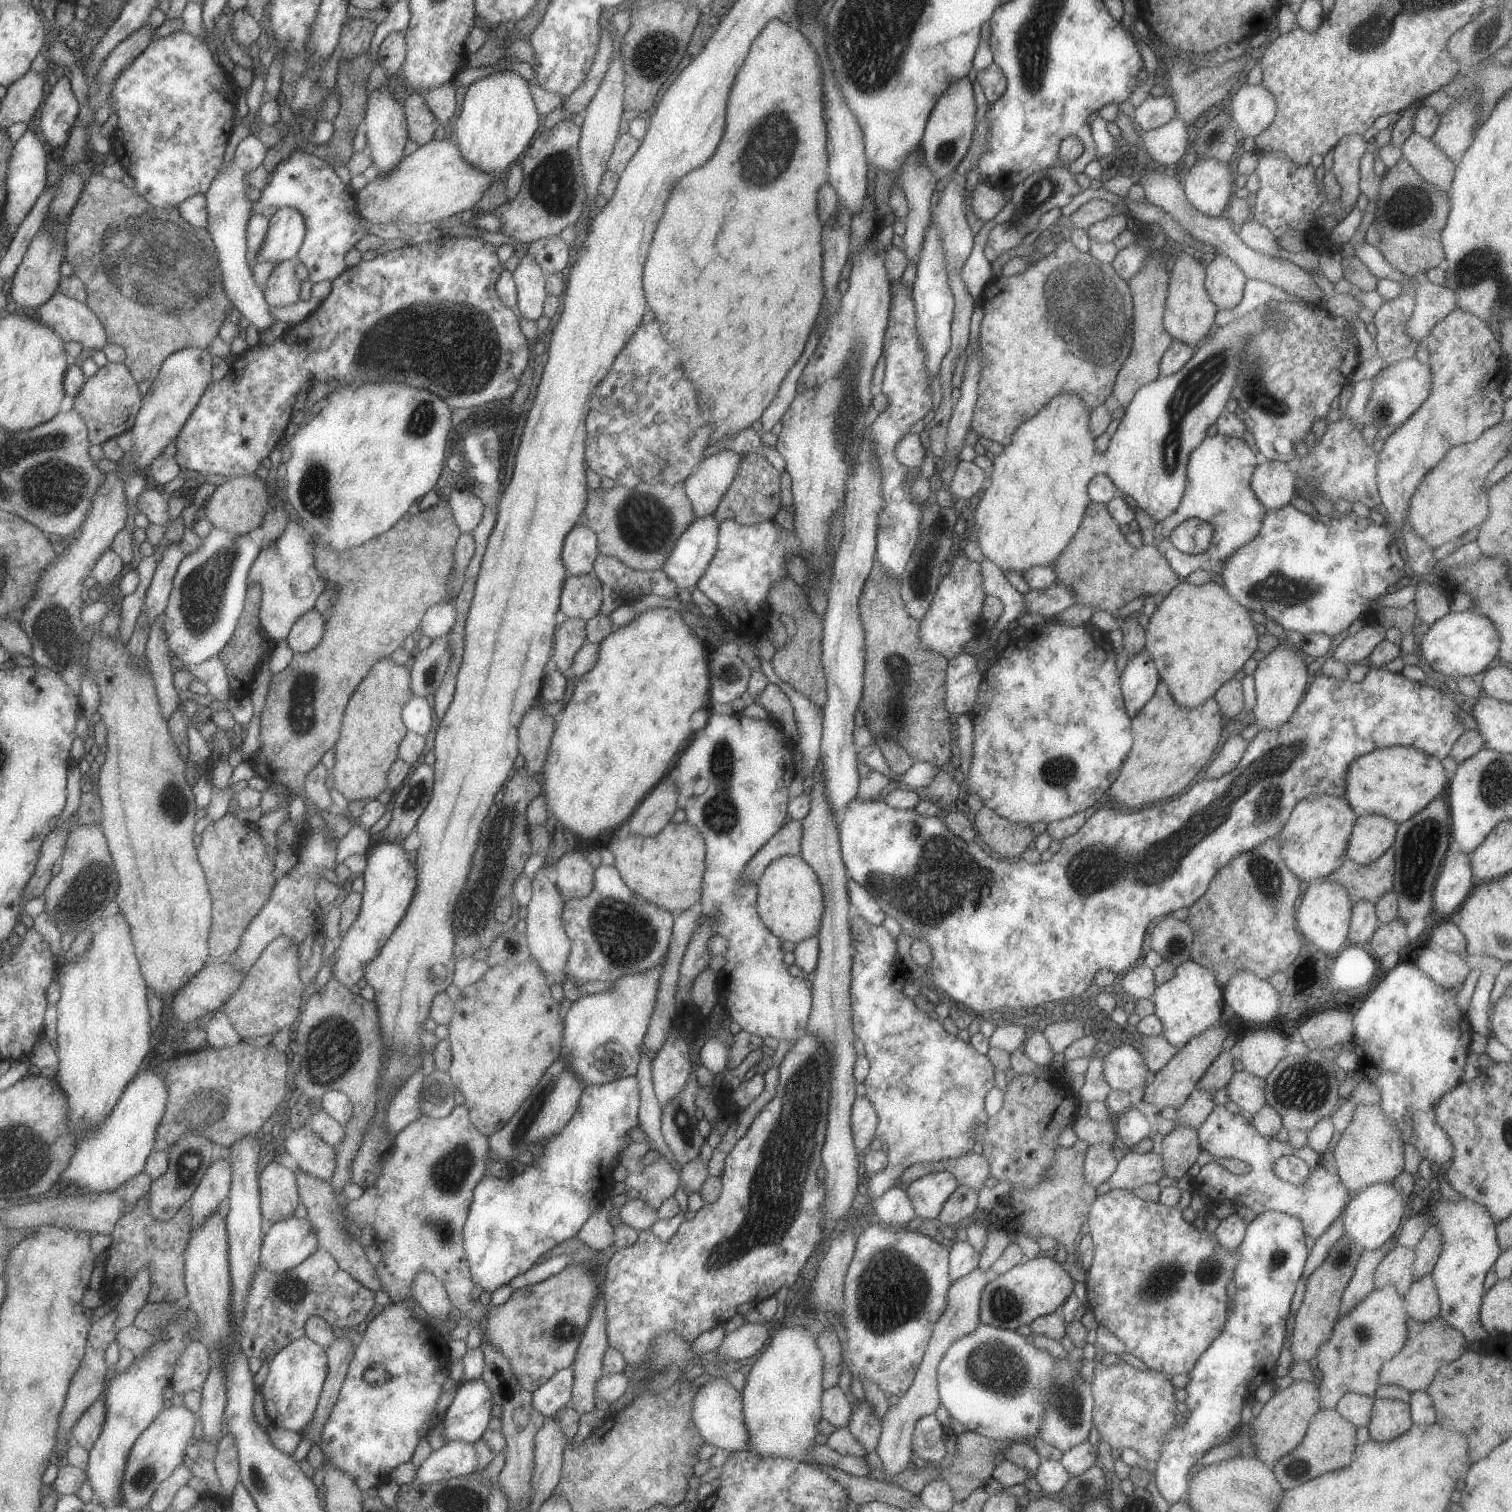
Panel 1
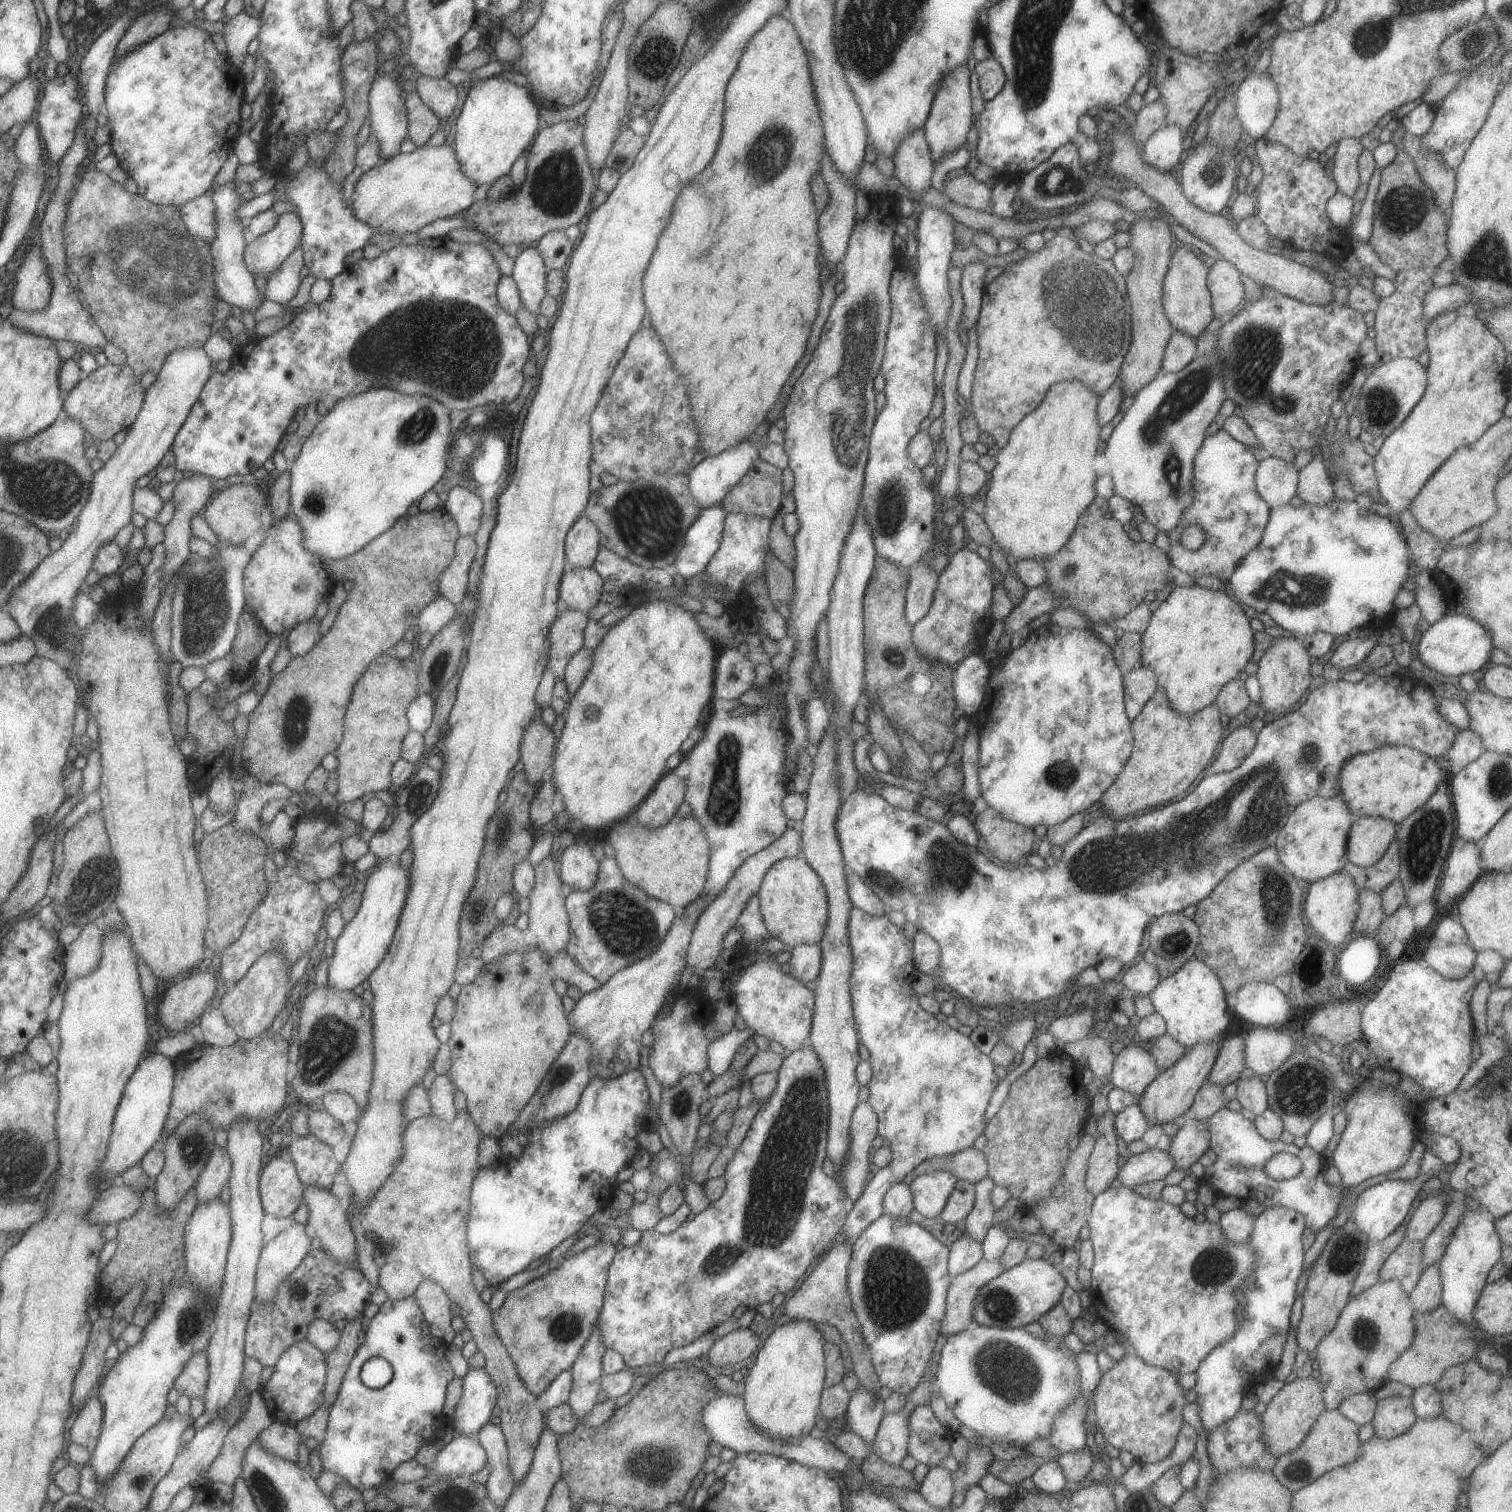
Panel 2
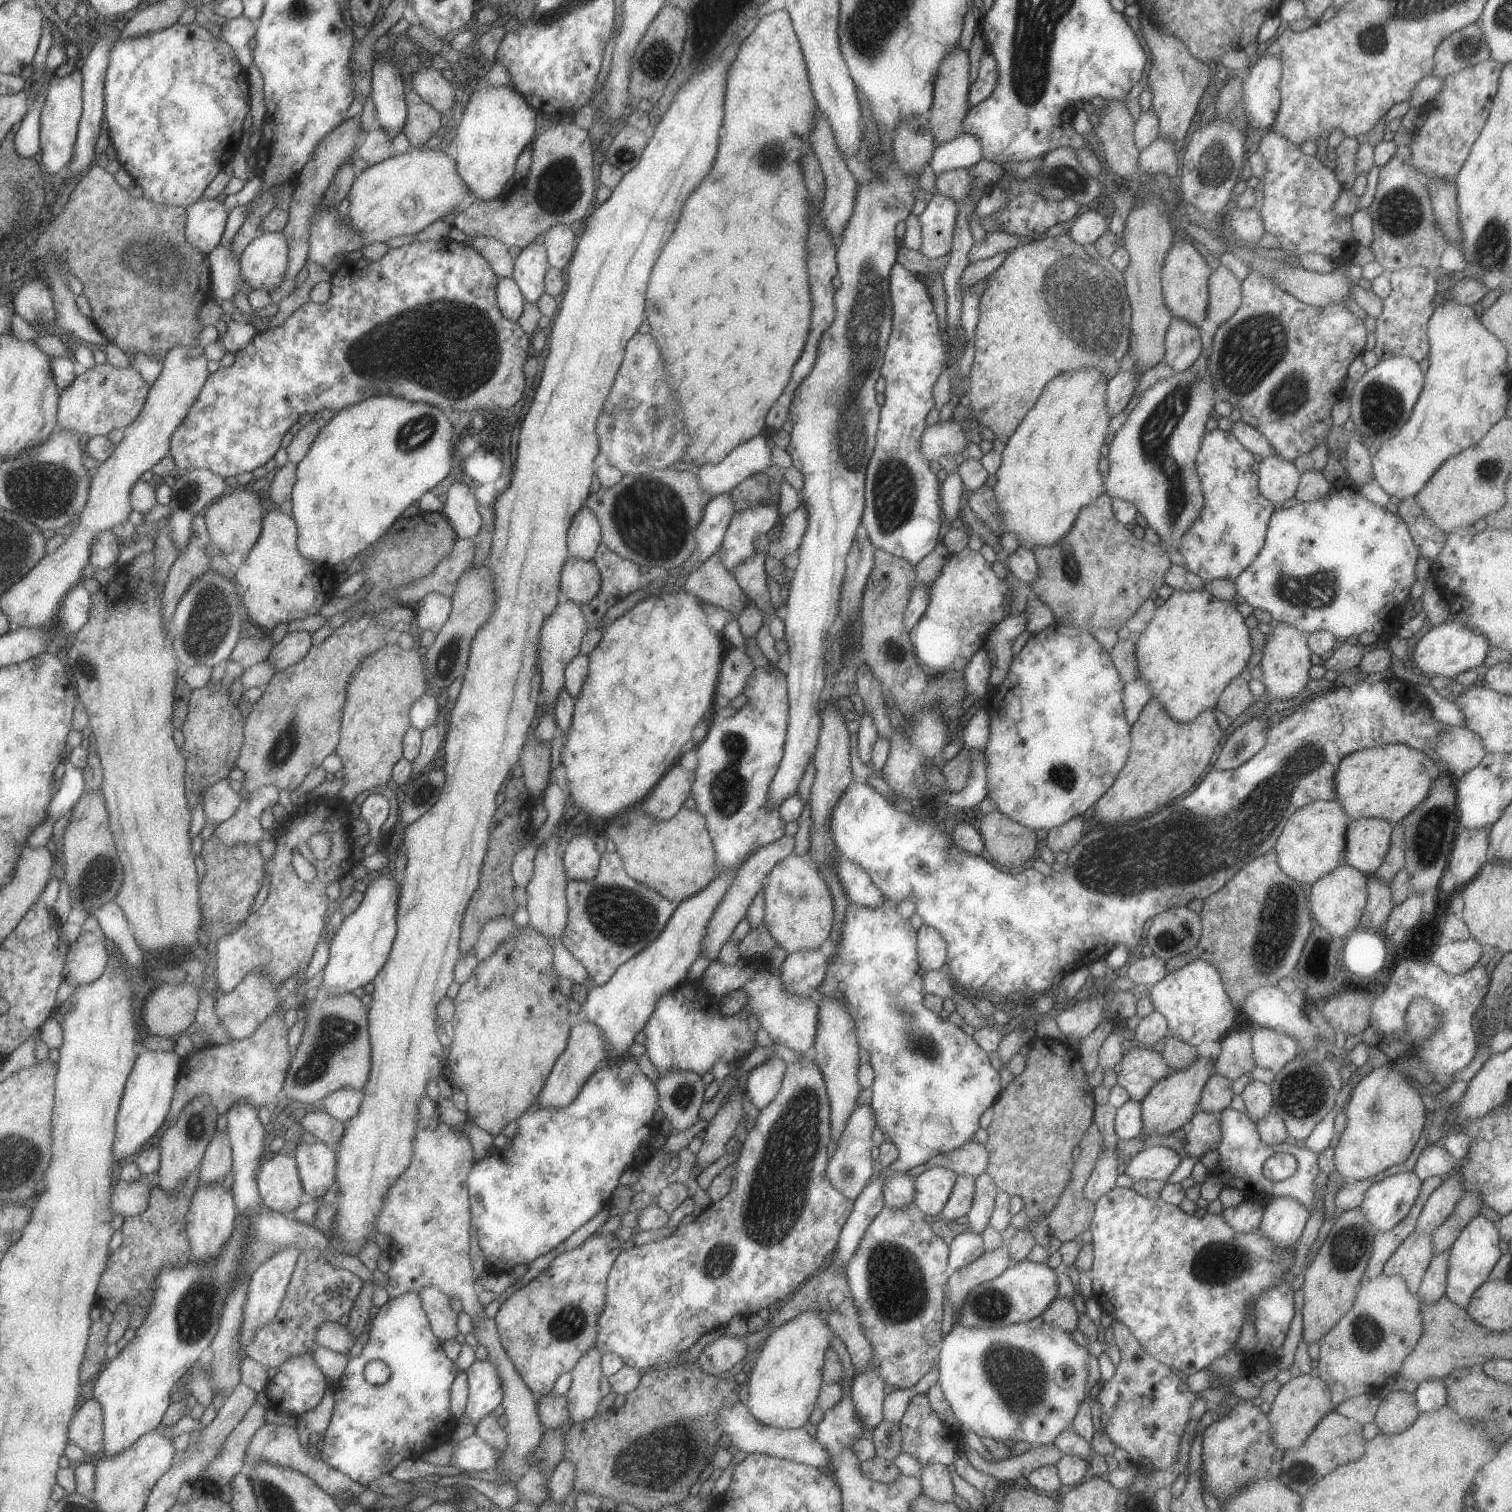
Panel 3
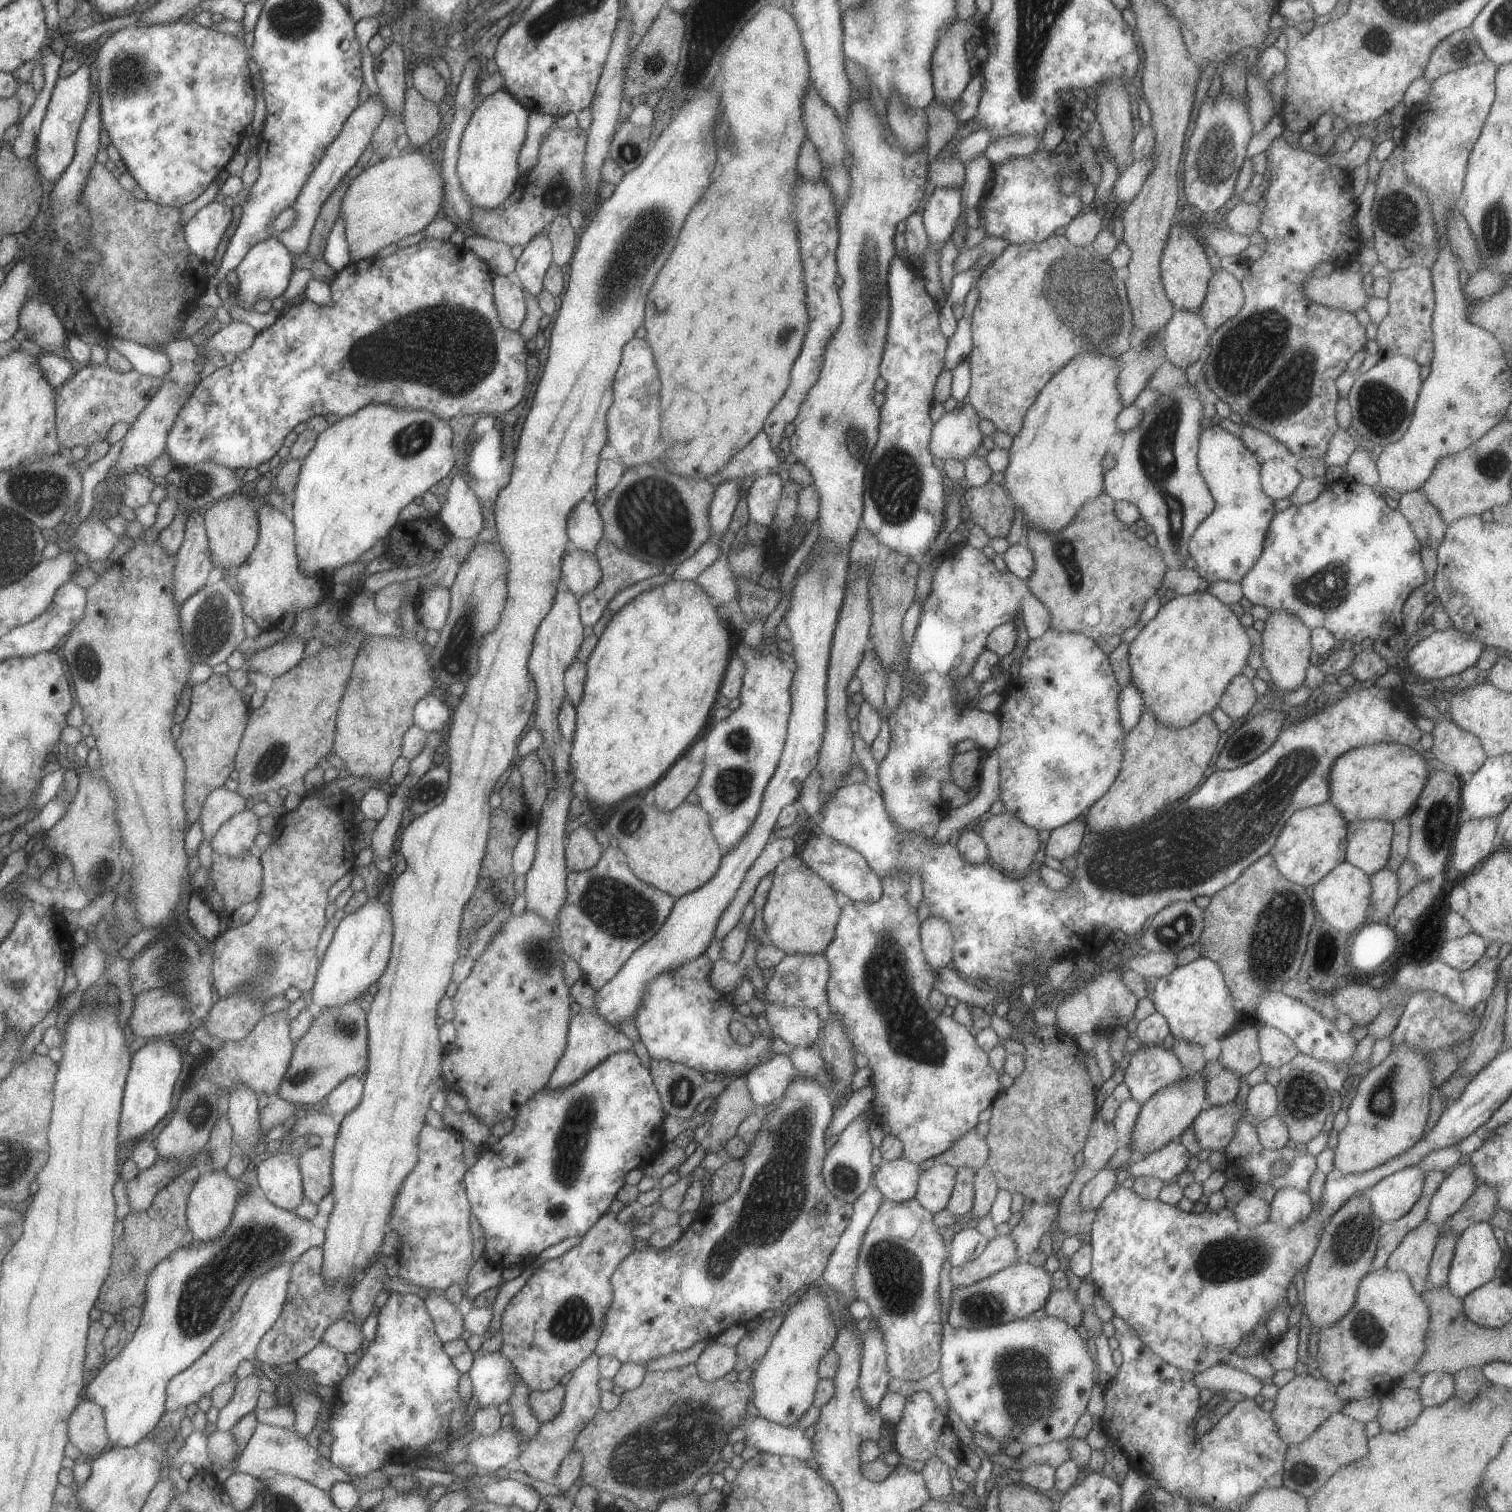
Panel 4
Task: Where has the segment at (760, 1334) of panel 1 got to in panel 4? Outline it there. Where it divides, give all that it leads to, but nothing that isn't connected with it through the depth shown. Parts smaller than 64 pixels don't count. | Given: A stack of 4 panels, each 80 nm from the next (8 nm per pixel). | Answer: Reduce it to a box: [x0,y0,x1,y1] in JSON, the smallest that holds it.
[697,1342,736,1381]

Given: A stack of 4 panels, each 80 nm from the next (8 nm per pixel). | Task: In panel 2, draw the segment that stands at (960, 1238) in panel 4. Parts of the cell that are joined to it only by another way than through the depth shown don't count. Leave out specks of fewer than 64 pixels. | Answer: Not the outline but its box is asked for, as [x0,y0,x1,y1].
[948,1234,983,1278]

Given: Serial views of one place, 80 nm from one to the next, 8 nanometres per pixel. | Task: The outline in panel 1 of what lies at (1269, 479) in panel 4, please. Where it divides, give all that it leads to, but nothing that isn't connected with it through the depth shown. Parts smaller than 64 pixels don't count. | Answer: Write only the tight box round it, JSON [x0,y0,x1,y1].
[1251,459,1297,510]

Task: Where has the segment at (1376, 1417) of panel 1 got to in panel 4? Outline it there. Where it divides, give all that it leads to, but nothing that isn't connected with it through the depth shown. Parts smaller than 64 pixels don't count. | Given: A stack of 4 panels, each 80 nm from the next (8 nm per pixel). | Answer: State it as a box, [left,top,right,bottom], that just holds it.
[1377,1386,1423,1432]

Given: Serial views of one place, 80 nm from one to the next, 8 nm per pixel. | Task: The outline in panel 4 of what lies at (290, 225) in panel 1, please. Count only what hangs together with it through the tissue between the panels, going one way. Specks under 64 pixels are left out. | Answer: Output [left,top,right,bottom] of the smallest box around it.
[232,236,295,310]

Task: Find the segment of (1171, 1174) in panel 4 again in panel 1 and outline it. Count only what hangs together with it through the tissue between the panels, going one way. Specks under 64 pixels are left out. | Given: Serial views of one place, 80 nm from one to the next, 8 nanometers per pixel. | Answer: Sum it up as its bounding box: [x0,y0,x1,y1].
[1106,1149,1165,1191]

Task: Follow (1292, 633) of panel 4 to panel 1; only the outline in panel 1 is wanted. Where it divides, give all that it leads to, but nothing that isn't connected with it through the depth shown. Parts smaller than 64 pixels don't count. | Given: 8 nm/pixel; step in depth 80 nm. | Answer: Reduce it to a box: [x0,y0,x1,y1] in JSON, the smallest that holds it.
[1253,642,1309,730]

